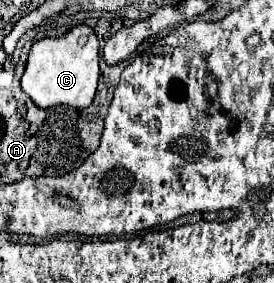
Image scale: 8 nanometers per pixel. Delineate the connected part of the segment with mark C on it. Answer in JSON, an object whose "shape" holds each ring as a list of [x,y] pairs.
{"shape":[[[75,26],[63,36],[41,38],[33,42],[25,72],[21,76],[23,92],[39,106],[49,108],[57,104],[73,104],[87,108],[93,102],[99,80],[99,40],[89,26]]]}

